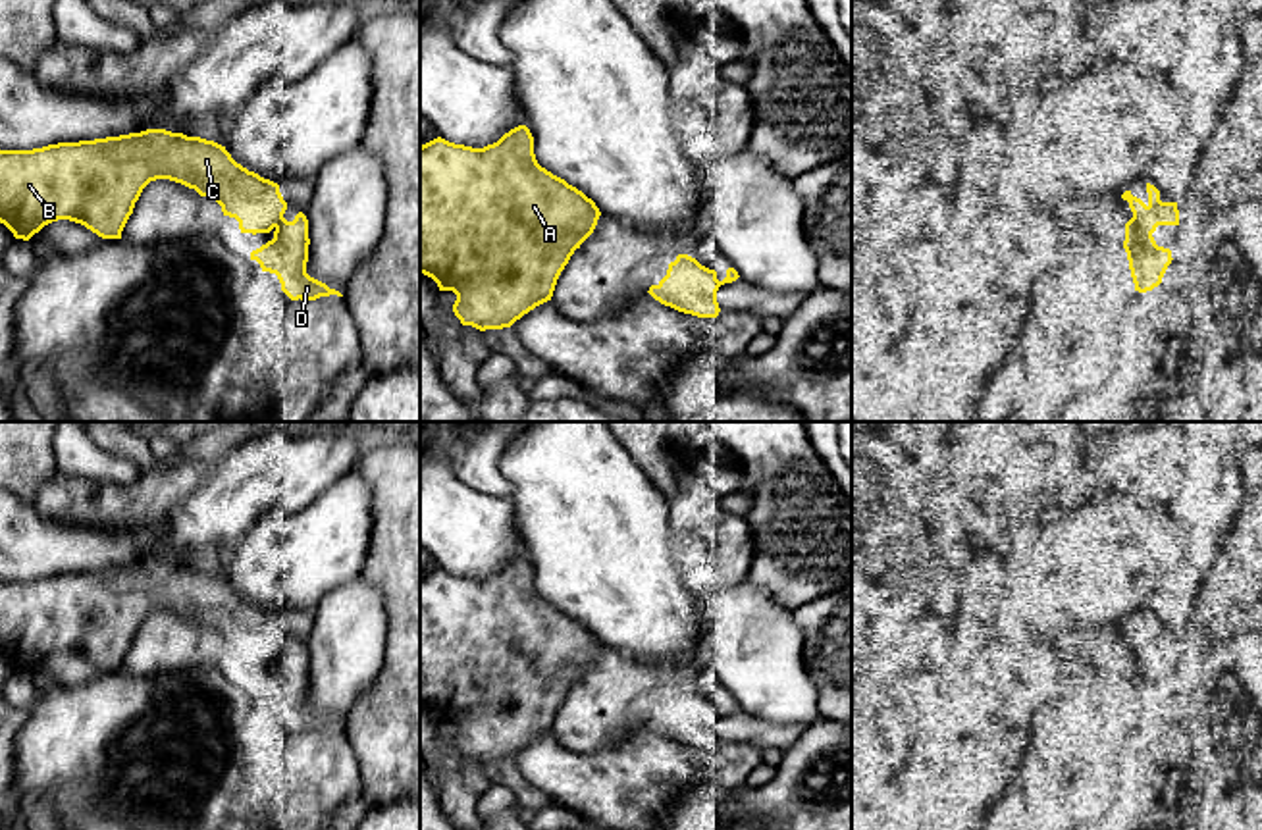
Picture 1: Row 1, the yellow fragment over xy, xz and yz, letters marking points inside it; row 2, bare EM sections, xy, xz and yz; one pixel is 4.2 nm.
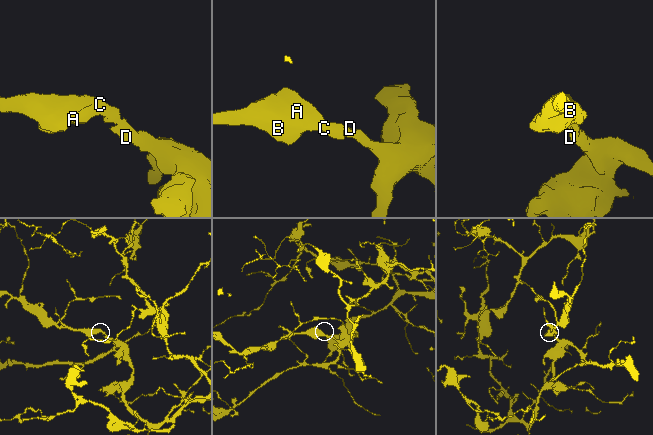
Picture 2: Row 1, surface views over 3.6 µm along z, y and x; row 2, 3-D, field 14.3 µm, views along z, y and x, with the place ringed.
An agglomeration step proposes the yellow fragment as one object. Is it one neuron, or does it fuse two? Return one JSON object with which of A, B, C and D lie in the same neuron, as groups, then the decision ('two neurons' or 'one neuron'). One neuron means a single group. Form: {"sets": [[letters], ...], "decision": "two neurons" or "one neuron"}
{"sets": [["A", "B", "C", "D"]], "decision": "one neuron"}

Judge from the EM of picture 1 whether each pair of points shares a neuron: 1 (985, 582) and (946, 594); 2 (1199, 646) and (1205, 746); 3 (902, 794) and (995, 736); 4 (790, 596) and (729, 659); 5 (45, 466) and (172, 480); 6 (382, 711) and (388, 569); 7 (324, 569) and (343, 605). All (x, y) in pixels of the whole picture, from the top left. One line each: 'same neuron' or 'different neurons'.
1: different neurons
2: different neurons
3: same neuron
4: different neurons
5: different neurons
6: same neuron
7: different neurons

